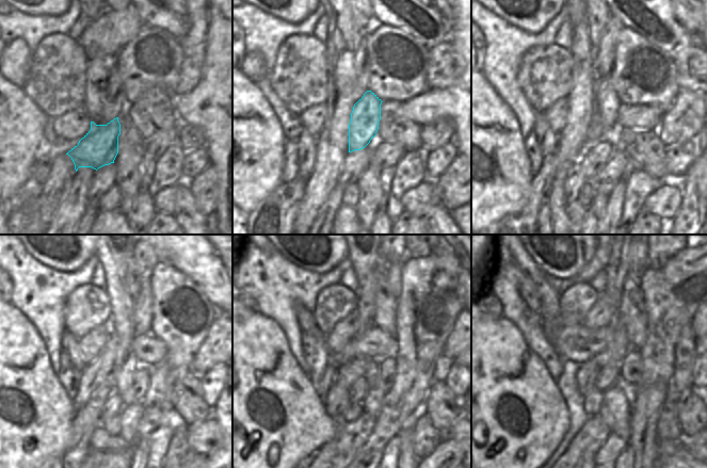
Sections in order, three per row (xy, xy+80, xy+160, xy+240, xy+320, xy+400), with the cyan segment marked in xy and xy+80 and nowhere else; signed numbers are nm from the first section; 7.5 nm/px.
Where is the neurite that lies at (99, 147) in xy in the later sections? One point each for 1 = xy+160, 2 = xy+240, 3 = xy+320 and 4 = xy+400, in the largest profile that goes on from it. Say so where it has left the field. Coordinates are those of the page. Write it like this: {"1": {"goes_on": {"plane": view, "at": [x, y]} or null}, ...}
{"1": {"goes_on": {"plane": "xy+160", "at": [607, 98]}}, "2": {"goes_on": {"plane": "xy+240", "at": [139, 287]}}, "3": {"goes_on": {"plane": "xy+320", "at": [389, 286]}}, "4": {"goes_on": {"plane": "xy+400", "at": [638, 258]}}}

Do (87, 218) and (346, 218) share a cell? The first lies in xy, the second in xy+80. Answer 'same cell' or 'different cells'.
different cells

